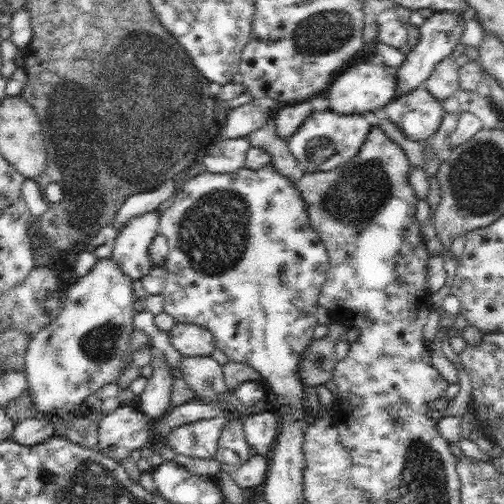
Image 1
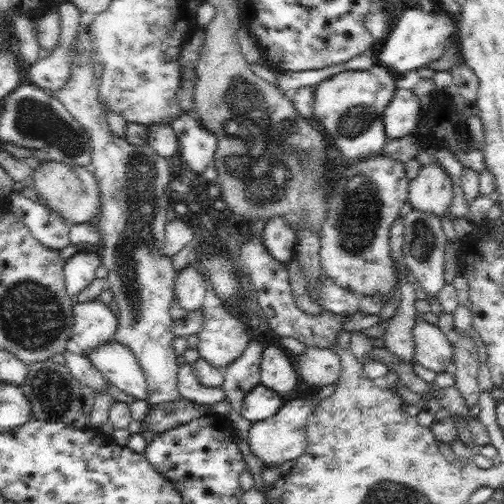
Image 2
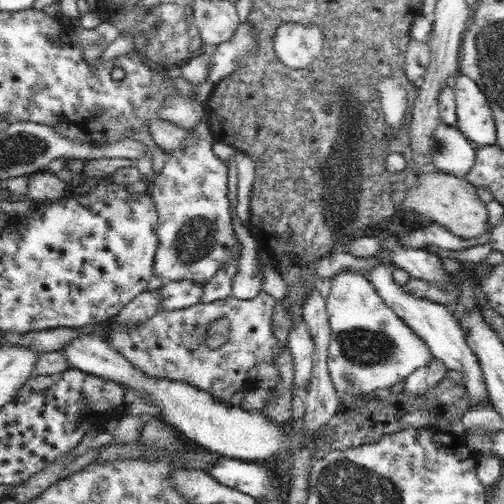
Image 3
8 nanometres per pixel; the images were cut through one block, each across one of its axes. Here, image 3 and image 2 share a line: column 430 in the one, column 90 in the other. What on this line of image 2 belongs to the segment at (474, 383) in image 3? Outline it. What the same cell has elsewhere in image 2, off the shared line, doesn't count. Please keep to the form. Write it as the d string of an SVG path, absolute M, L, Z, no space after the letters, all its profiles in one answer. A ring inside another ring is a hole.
M99 300L73 304L73 328L71 340L83 354L99 348L103 342L113 340L117 330L117 316Z

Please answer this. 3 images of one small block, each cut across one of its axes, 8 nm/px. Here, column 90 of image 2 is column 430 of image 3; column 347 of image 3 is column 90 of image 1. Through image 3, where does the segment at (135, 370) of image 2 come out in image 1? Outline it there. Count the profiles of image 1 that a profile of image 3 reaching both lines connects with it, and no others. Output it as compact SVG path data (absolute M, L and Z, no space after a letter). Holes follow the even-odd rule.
M111 256L101 258L87 276L77 278L77 282L67 288L61 314L55 318L53 324L47 324L41 332L35 334L23 358L25 360L23 372L29 384L25 394L31 398L31 404L37 412L49 418L51 416L61 418L77 410L85 402L85 398L95 394L101 386L111 384L121 376L121 366L123 366L121 358L131 340L131 334L135 332L133 330L133 316L135 316L133 304L135 302L137 300L133 296L133 280L125 276L121 266L117 266L117 262Z

